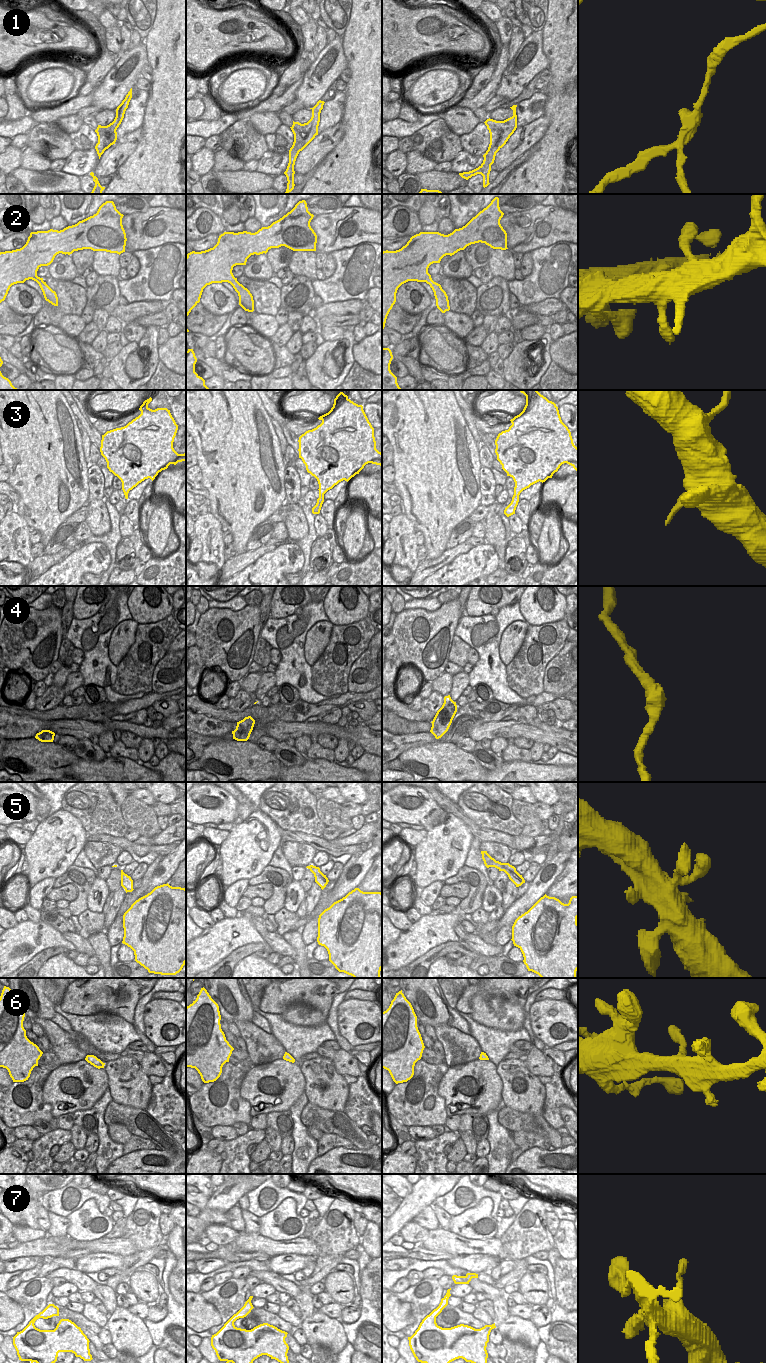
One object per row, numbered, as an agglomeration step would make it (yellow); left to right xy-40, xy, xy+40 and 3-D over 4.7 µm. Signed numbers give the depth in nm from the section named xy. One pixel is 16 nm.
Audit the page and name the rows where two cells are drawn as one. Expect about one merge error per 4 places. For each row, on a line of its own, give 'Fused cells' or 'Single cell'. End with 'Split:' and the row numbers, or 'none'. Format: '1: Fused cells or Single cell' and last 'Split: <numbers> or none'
1: Fused cells
2: Single cell
3: Single cell
4: Single cell
5: Single cell
6: Single cell
7: Single cell
Split: 1

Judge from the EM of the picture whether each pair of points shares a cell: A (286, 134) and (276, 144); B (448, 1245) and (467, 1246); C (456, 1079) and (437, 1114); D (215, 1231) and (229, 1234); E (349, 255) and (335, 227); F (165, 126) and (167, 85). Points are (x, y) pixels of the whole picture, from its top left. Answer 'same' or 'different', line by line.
A: same
B: same
C: different
D: same
E: different
F: same

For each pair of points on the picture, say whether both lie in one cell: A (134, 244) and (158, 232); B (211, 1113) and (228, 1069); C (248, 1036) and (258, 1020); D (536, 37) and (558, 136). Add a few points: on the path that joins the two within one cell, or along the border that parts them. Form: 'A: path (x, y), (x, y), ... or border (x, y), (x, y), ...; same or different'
A: path (140, 238), (147, 232), (152, 232); same
B: path (223, 1106), (229, 1095), (229, 1081); same
C: border (251, 1021), (271, 1034); different
D: border (542, 45), (542, 51), (548, 61), (547, 68); different

